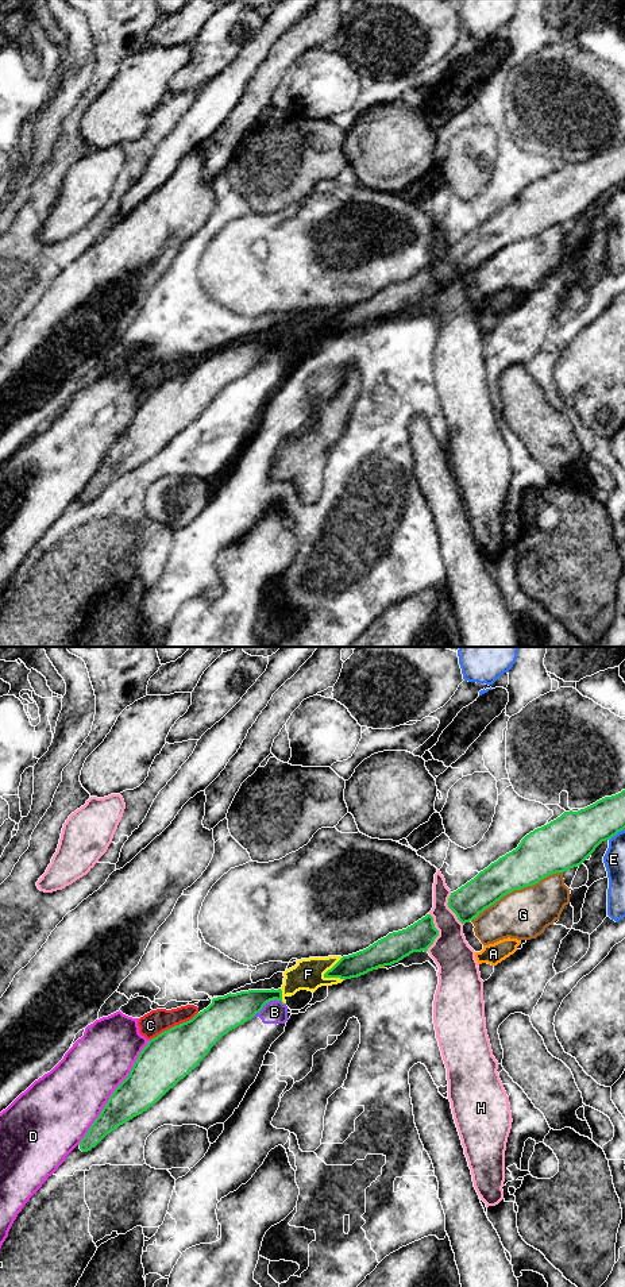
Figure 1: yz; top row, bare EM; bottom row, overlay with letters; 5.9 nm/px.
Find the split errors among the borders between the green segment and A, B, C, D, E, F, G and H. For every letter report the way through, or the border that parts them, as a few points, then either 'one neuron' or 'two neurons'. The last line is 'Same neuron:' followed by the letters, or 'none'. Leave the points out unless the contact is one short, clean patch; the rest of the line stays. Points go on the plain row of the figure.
A: two neurons
B: two neurons
C: two neurons
D: two neurons
E: along yz (624, 180), (609, 192) | two neurons
F: two neurons
G: two neurons
H: two neurons
Same neuron: none

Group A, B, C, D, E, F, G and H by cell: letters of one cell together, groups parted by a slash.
A B C F / D / E / G / H

